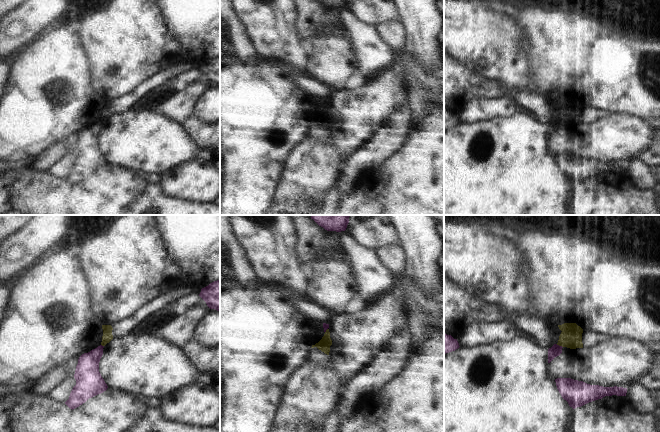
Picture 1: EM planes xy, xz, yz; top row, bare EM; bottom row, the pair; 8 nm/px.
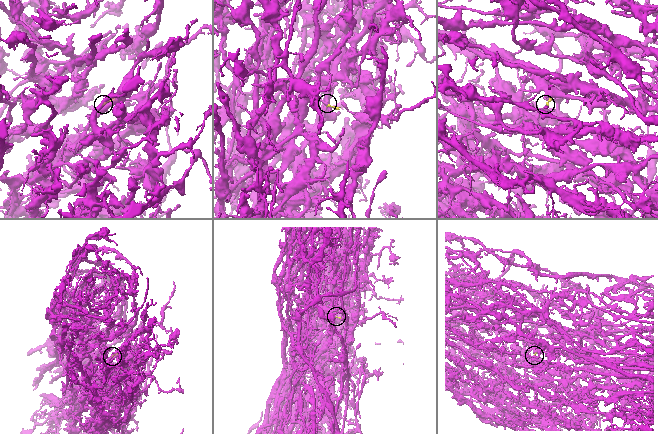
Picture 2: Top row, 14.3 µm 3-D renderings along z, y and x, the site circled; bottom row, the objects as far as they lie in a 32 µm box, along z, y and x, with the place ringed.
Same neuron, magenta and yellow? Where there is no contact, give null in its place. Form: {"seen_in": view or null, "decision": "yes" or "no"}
{"seen_in": "yz", "decision": "no"}

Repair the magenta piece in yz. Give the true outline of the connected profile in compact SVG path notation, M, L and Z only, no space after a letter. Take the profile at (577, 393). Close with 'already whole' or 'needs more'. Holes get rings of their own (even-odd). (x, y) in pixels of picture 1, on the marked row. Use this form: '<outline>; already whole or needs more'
M557 378L555 382L562 398L573 409L612 395L625 396L640 415L655 413L660 408L652 396L652 391L640 382L631 384L627 388L590 385L571 378Z; needs more

